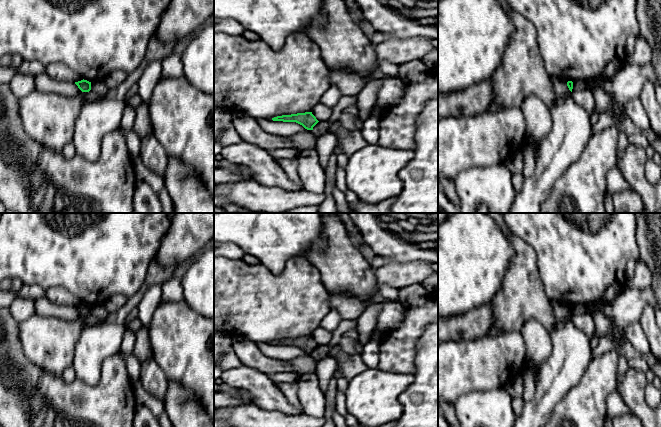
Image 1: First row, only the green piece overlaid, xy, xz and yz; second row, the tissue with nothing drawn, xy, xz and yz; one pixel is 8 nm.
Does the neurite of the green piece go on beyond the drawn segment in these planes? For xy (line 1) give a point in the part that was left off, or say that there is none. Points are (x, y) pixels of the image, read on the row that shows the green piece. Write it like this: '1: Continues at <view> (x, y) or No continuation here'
1: No continuation here

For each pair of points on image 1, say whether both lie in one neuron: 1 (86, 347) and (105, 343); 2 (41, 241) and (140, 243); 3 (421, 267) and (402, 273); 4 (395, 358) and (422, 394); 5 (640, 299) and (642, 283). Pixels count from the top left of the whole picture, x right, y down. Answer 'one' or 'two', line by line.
1: one
2: one
3: one
4: two
5: two

